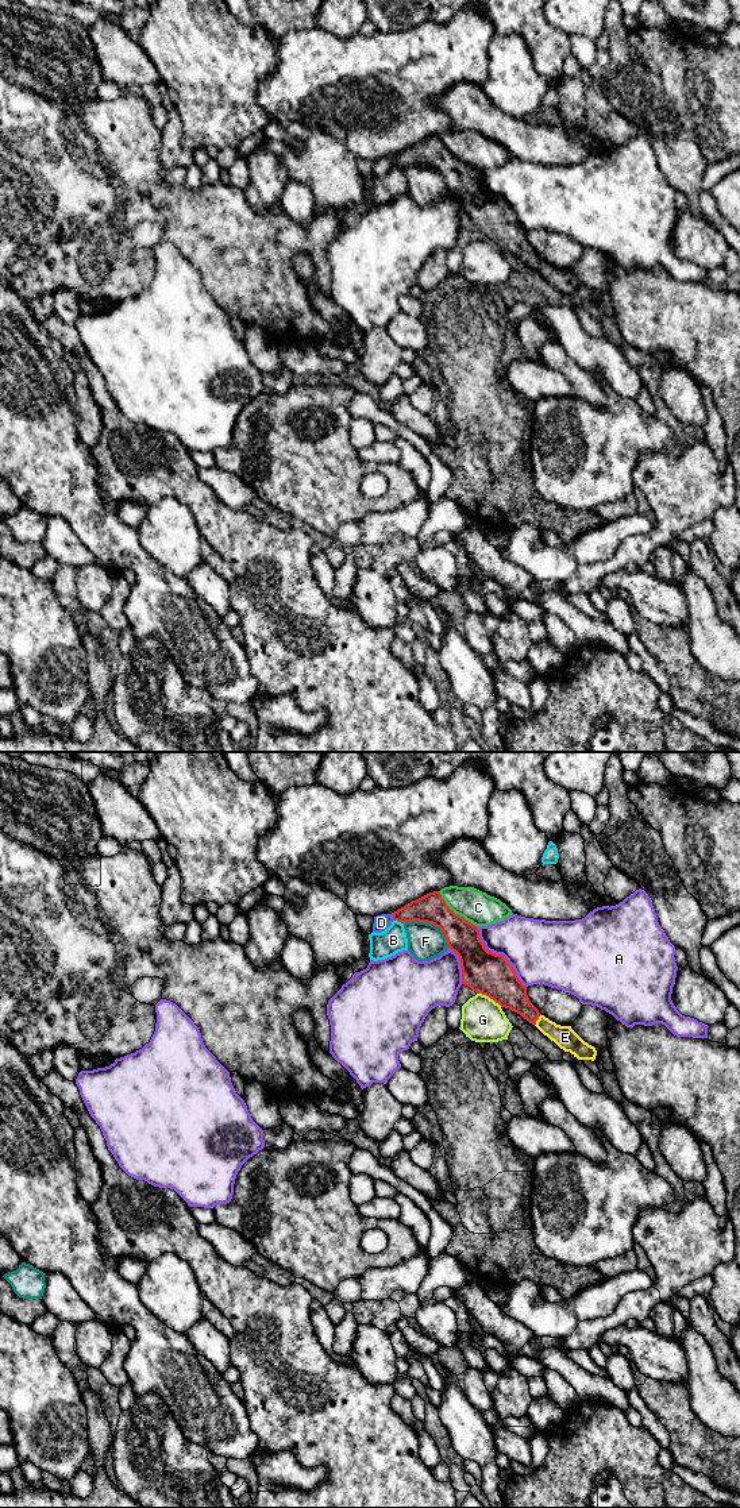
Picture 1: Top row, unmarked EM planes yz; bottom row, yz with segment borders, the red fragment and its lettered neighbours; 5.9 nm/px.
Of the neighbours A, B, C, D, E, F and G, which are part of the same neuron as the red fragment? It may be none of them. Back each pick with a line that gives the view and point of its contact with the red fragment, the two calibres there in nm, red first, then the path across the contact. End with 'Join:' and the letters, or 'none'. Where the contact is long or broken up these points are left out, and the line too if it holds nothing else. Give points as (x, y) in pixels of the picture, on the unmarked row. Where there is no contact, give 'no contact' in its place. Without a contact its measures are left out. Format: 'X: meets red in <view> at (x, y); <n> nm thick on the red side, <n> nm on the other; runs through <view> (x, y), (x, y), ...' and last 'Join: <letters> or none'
E: meets red in yz at (538, 262); 190 nm thick on the red side, 140 nm on the other; runs through yz (507, 234), (538, 262), (547, 272), (565, 281)
Join: E

